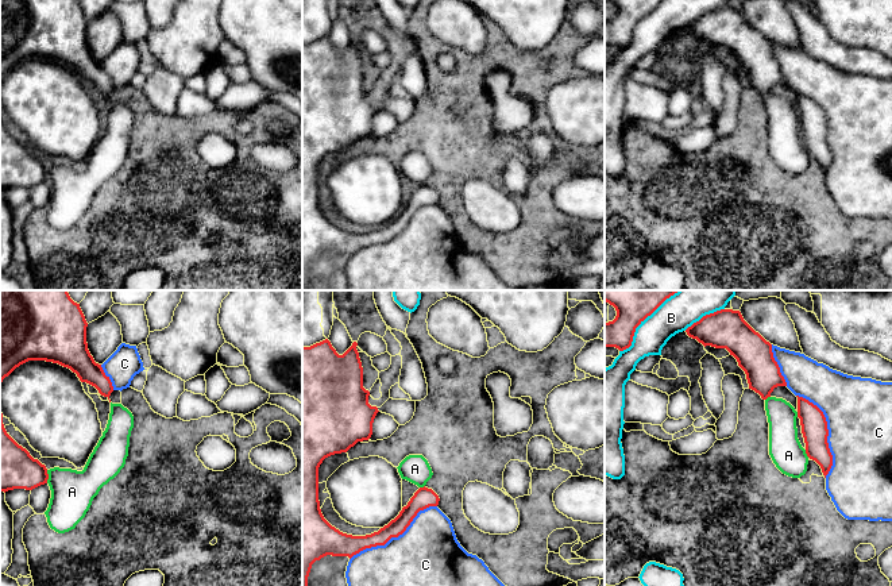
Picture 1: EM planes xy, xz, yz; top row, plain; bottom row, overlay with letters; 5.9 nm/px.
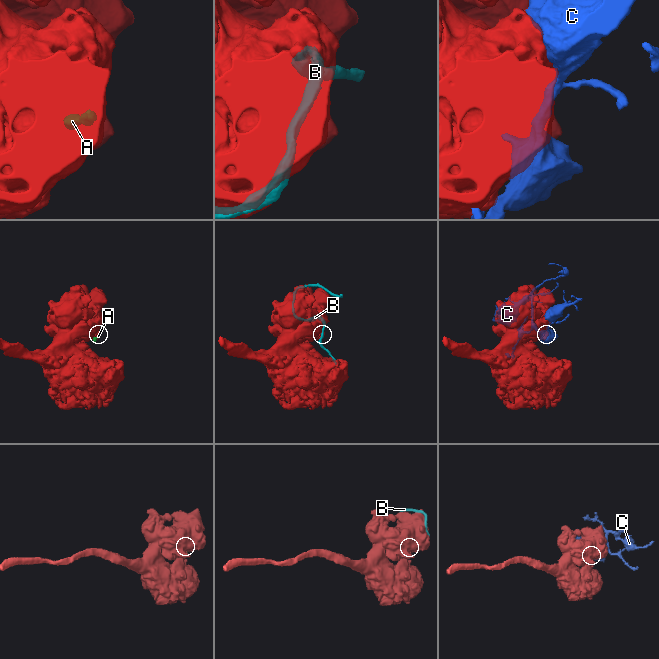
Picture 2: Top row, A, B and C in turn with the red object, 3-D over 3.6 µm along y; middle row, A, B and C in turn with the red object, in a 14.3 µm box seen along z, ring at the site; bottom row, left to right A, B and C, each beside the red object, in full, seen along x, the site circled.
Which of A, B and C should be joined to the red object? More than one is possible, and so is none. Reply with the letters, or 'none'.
A

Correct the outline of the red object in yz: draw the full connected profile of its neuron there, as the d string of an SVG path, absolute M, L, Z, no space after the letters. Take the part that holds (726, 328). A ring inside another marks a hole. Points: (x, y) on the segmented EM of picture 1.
M721 309L706 315L686 332L704 347L726 348L745 371L749 389L762 400L771 397L775 388L787 386L772 344L744 320L740 311Z

